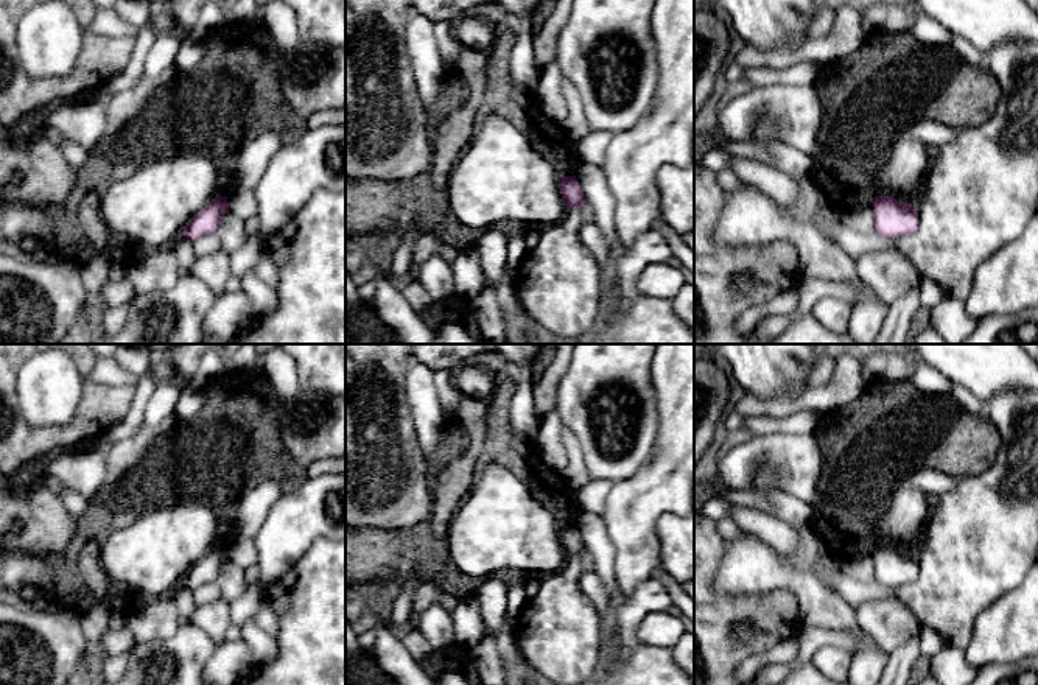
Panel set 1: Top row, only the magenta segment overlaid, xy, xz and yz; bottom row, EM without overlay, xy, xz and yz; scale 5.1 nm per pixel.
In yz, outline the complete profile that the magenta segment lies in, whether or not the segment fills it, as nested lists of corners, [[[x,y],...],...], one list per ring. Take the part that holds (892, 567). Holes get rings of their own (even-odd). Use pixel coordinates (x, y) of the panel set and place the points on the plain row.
[[[876,545],[871,556],[876,584],[898,587],[917,581],[918,560],[915,554],[903,553],[892,545]]]

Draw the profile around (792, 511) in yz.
[[[724,489],[717,497],[733,506],[753,508],[759,512],[770,514],[789,526],[801,531],[808,528],[812,506],[784,492],[759,495],[750,489]]]

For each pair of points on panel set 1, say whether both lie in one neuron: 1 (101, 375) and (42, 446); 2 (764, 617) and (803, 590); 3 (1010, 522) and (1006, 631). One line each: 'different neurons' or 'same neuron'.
1: different neurons
2: different neurons
3: different neurons

